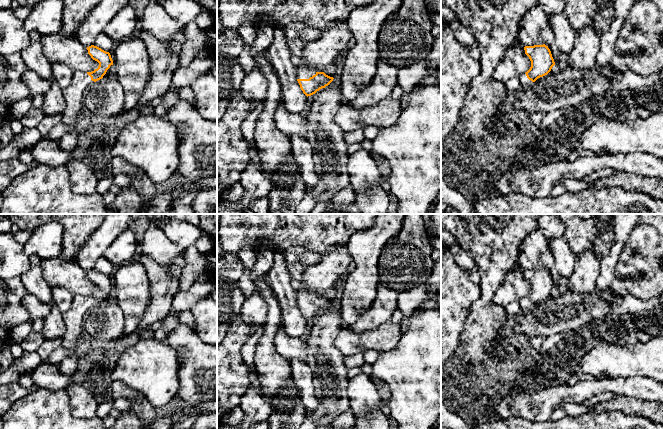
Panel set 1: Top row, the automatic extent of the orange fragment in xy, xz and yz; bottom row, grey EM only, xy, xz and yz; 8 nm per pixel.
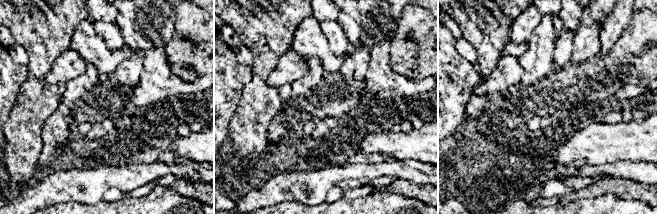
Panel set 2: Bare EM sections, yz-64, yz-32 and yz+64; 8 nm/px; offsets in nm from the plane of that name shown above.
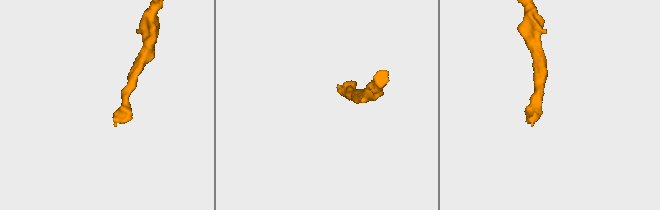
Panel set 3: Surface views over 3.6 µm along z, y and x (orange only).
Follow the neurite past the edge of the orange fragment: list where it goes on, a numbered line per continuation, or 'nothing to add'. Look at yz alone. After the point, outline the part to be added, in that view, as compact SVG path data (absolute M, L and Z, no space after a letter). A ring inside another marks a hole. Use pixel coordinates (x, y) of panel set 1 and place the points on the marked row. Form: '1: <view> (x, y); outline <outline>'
1: yz (524, 81); outline M522 74L519 80L522 87L529 87L533 84L533 82L527 78L526 74Z

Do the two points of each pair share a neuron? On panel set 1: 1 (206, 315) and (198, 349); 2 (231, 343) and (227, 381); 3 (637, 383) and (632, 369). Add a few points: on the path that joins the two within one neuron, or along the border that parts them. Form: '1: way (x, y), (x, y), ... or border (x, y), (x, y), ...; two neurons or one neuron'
1: border (192, 328), (206, 344); two neurons
2: way (230, 352), (227, 357), (227, 372); one neuron
3: border (611, 377), (649, 377), (652, 379); two neurons

